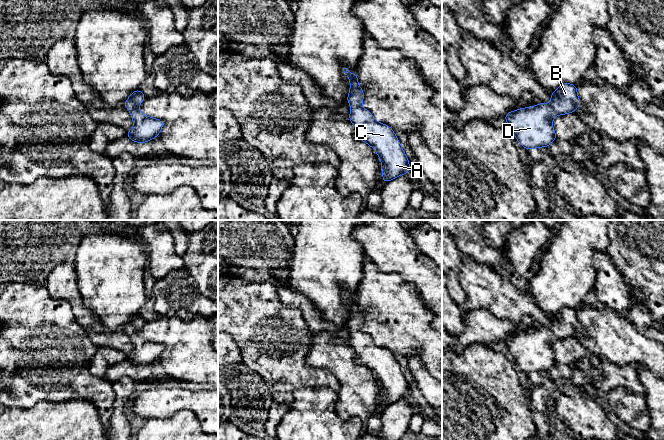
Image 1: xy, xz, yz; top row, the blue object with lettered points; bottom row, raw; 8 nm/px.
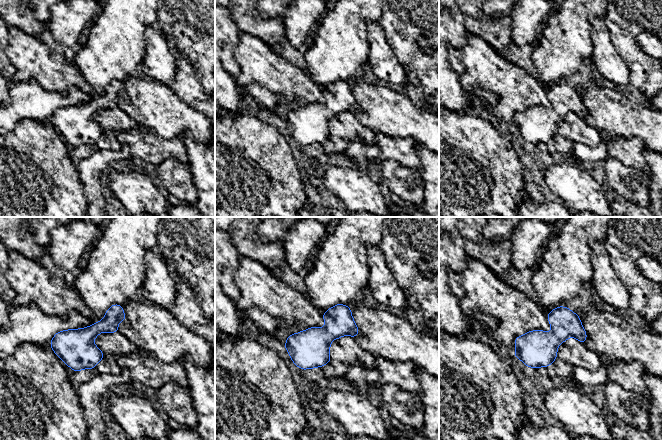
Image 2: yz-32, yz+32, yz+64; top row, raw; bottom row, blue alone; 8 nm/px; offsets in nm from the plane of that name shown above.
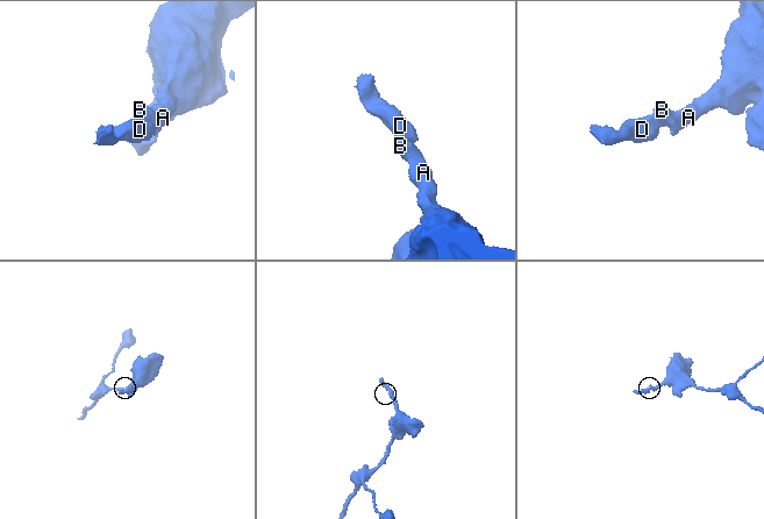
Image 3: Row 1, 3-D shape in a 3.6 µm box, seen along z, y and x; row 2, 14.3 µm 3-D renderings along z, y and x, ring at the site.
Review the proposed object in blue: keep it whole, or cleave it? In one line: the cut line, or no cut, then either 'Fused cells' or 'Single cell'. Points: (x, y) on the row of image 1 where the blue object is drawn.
No split. Single cell

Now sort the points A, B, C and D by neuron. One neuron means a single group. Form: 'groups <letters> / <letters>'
groups A B C D

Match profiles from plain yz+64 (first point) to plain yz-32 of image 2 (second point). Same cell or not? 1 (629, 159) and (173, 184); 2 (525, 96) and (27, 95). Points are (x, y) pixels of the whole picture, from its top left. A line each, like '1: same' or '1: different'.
1: different
2: different

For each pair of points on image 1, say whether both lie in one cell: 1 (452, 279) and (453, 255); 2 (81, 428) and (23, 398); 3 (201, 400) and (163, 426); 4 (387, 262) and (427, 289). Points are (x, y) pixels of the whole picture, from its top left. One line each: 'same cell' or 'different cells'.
1: same cell
2: different cells
3: different cells
4: same cell

